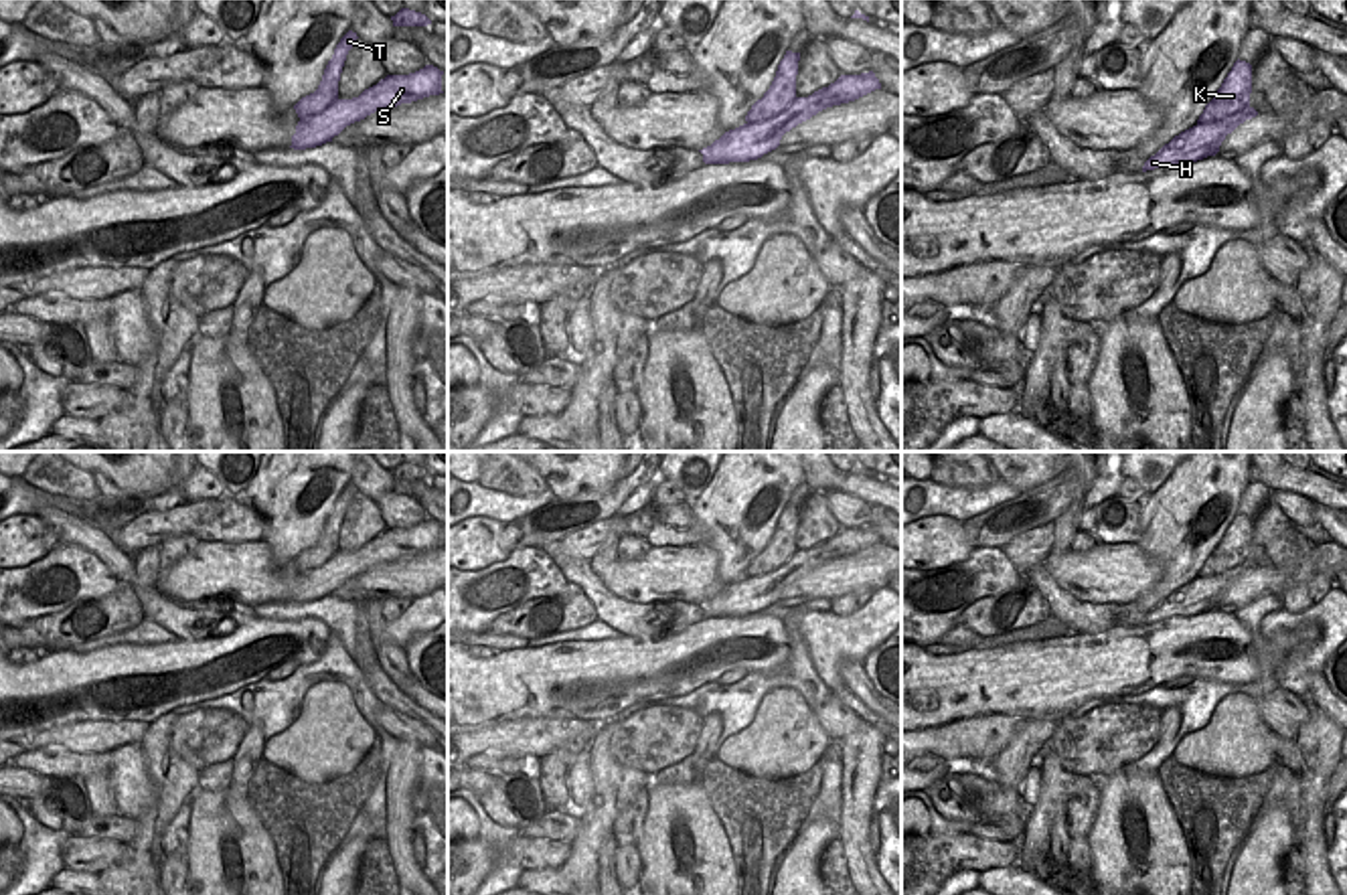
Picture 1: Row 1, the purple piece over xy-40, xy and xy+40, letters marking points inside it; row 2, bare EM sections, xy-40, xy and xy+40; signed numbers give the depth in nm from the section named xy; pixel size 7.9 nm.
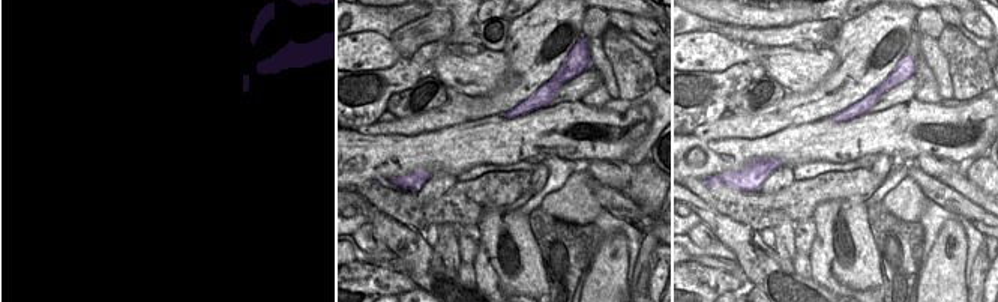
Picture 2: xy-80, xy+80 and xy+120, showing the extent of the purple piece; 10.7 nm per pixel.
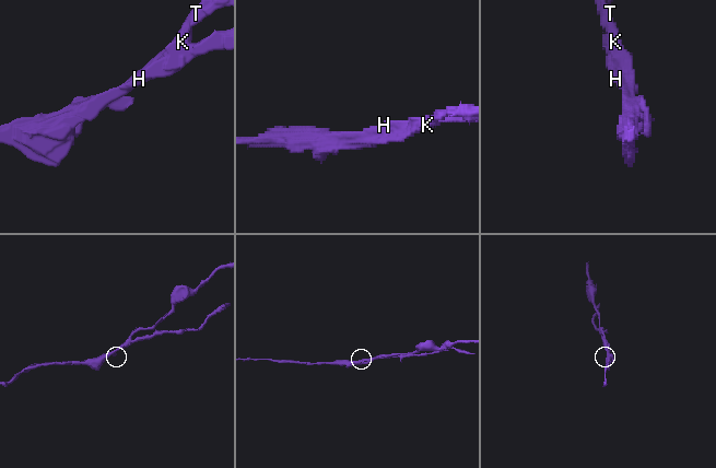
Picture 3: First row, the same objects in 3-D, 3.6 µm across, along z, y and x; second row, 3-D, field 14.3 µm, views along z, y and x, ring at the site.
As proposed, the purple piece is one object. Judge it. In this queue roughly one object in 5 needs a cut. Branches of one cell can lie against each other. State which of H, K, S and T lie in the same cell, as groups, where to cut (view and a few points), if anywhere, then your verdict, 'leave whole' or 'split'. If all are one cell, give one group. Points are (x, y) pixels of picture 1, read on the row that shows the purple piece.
groups H S / K T; cut xy+40 (1248, 104), (1224, 118), (1200, 122); split

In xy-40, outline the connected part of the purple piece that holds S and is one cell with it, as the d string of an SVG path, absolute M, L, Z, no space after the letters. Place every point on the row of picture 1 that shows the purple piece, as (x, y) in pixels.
M433 65L409 75L387 75L377 85L365 89L359 97L336 99L326 111L300 119L292 136L294 150L316 148L332 142L346 126L365 119L367 115L393 109L401 103L411 103L429 95L440 95L442 75Z

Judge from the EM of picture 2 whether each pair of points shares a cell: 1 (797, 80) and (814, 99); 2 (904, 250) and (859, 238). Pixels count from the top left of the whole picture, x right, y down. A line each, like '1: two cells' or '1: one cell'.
1: two cells
2: two cells

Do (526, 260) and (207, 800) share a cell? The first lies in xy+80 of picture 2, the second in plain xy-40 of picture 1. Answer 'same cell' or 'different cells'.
same cell

